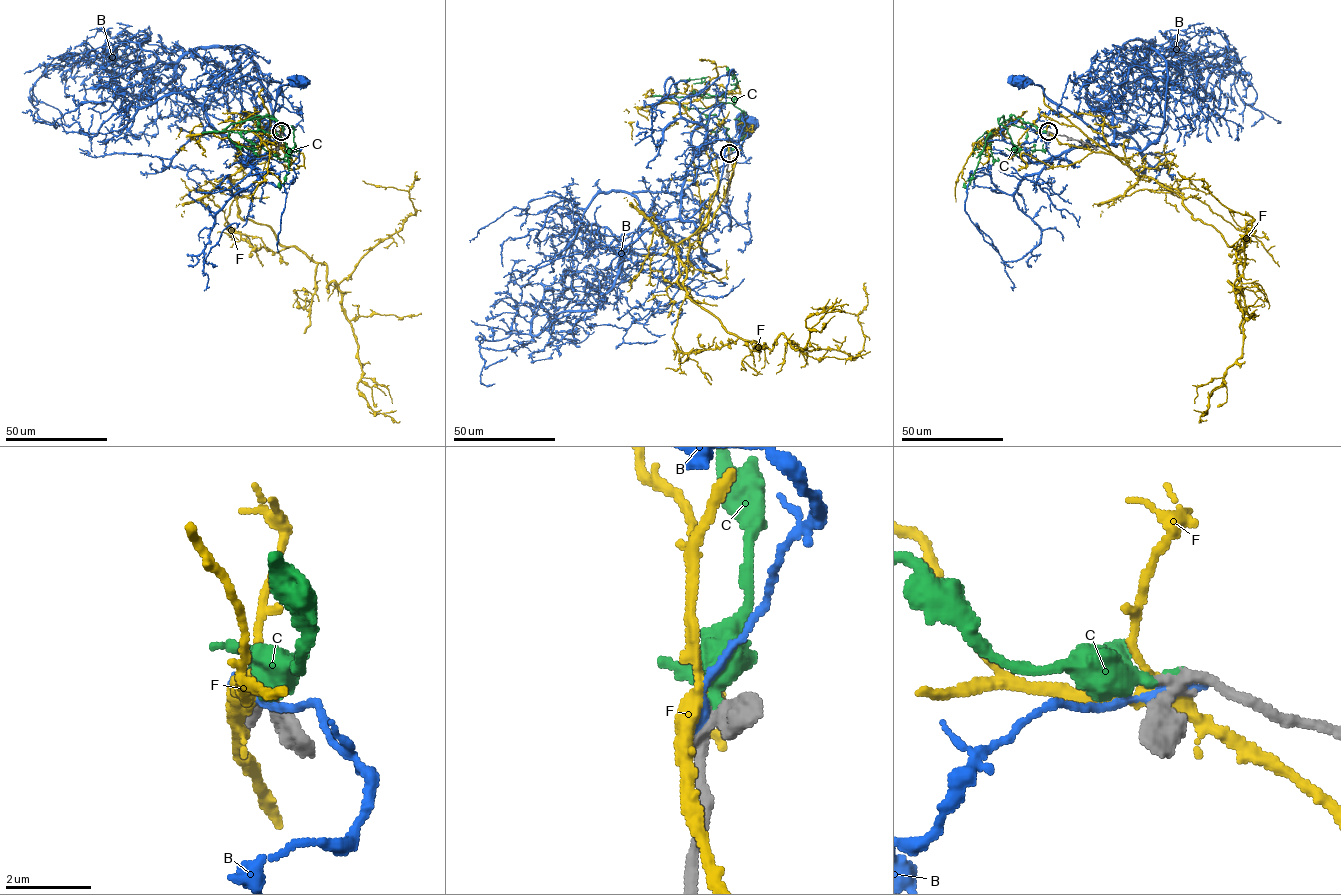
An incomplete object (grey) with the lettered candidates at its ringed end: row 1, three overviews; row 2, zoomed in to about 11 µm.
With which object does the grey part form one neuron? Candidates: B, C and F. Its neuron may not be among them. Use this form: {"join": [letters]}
{"join": ["C"]}

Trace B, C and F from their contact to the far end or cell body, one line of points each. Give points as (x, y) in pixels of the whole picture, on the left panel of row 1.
B: (281, 132), (286, 138), (256, 146), (245, 162), (232, 145), (248, 143), (270, 121), (280, 87), (302, 82)
C: (281, 131), (275, 118), (265, 115), (223, 130), (277, 134), (288, 150), (289, 172), (280, 187), (278, 182)
F: (280, 132), (282, 147), (228, 176), (239, 215), (325, 264), (328, 284), (416, 212), (407, 191), (362, 180)

